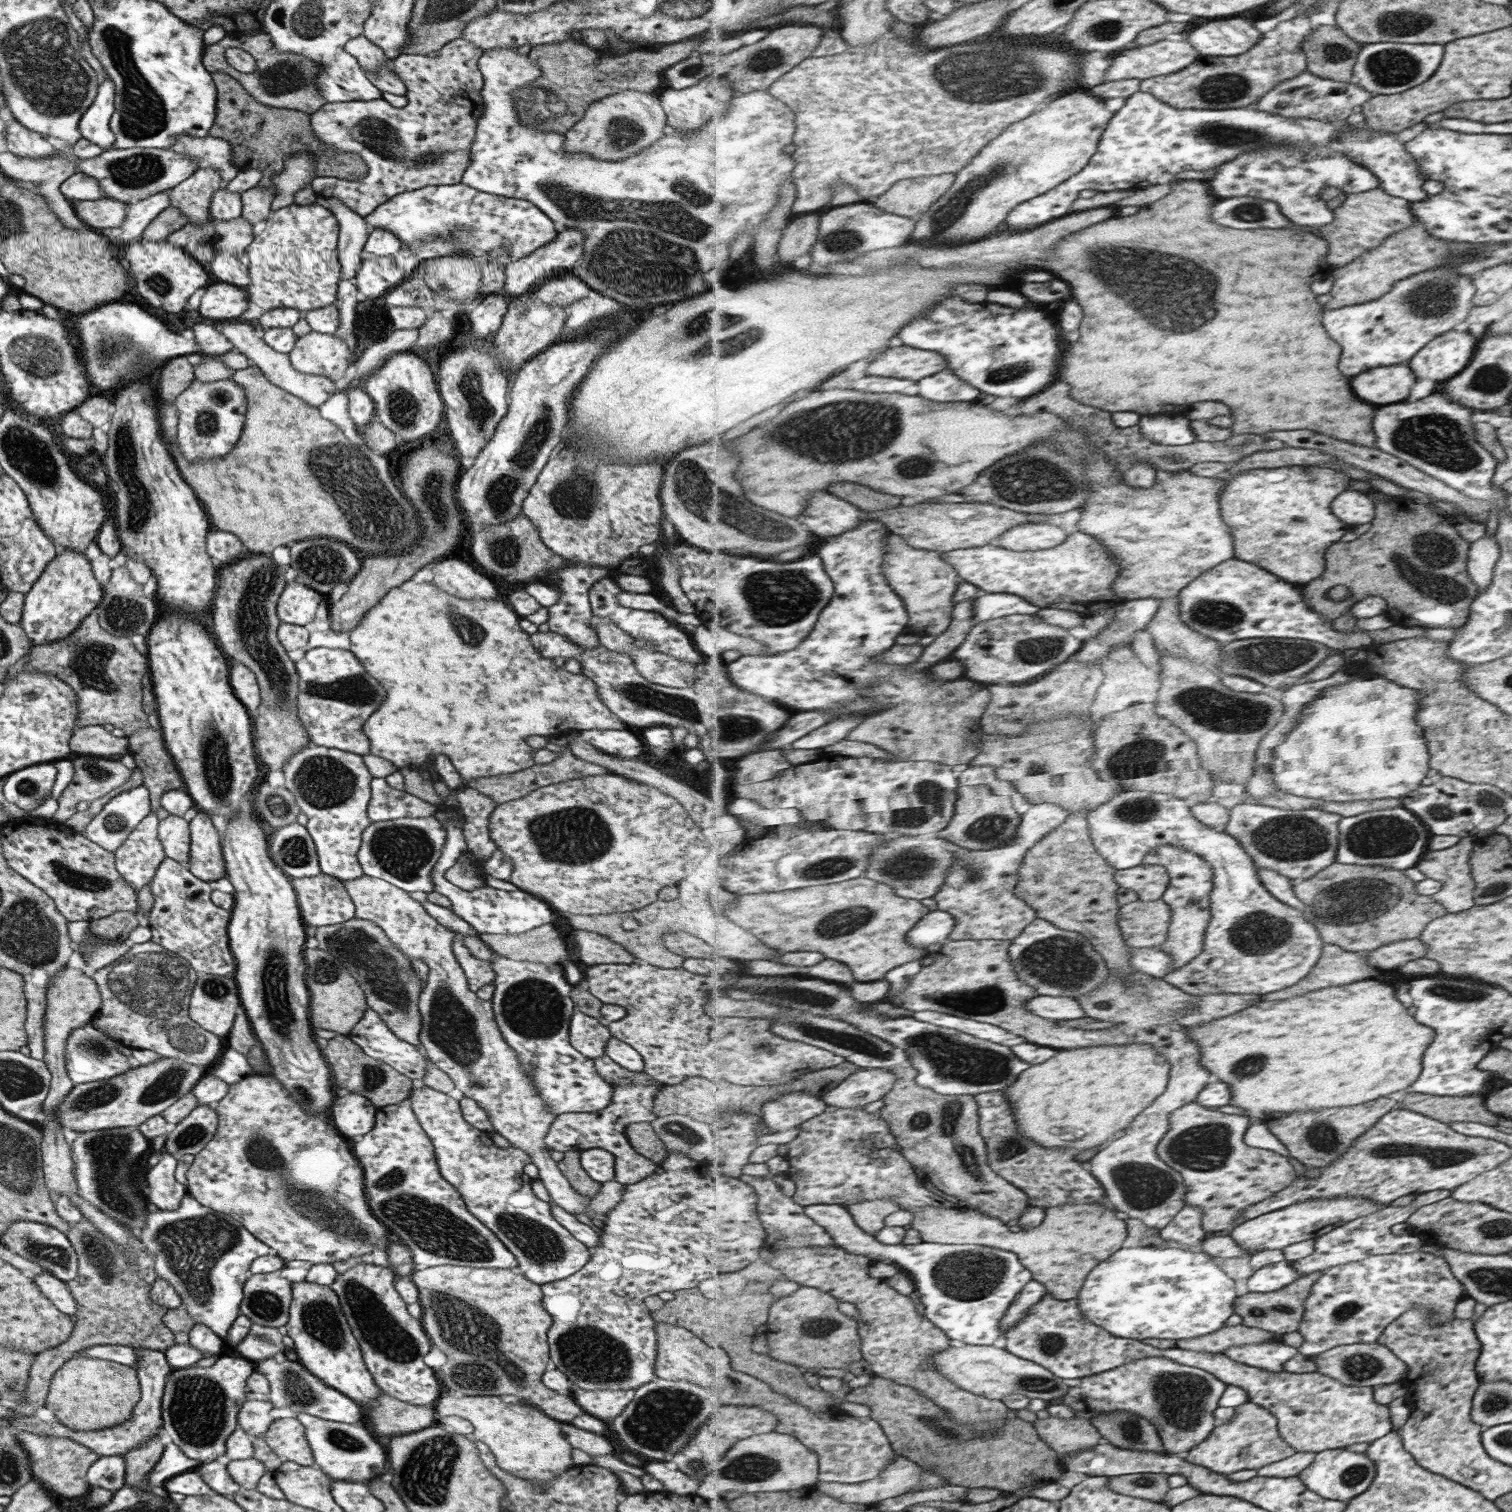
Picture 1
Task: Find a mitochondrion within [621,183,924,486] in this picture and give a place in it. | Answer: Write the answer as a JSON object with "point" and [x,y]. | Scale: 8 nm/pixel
{"point":[836,434]}

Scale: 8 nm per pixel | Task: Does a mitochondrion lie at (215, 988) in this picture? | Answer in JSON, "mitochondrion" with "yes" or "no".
{"mitochondrion":"yes"}

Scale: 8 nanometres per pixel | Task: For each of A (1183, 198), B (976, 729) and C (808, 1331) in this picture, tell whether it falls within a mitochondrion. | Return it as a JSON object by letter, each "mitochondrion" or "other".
{"A":"other","B":"other","C":"mitochondrion"}

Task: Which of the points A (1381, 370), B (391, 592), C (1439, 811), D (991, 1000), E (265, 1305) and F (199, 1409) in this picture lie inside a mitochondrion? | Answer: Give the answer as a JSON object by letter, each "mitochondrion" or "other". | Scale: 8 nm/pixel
{"A":"other","B":"other","C":"mitochondrion","D":"mitochondrion","E":"mitochondrion","F":"mitochondrion"}

